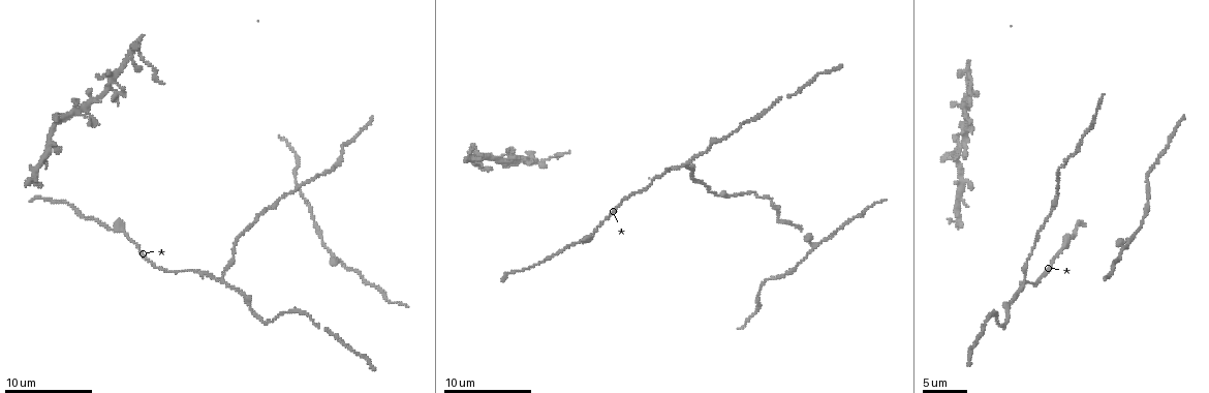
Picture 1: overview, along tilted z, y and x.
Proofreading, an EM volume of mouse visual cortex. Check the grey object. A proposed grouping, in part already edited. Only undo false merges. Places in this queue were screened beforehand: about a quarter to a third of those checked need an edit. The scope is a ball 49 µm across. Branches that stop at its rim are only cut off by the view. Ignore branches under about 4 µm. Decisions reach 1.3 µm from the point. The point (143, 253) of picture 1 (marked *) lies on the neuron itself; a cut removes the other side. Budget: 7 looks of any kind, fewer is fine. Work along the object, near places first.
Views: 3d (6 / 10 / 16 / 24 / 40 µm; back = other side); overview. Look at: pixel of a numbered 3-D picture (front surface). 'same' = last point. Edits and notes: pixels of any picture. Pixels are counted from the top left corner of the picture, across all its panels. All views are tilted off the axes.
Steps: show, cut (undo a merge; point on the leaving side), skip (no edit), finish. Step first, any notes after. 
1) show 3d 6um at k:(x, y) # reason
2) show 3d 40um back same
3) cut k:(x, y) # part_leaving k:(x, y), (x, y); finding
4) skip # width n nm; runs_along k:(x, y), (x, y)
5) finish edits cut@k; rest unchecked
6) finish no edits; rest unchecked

show 3d 10um at 1:(1078, 151)

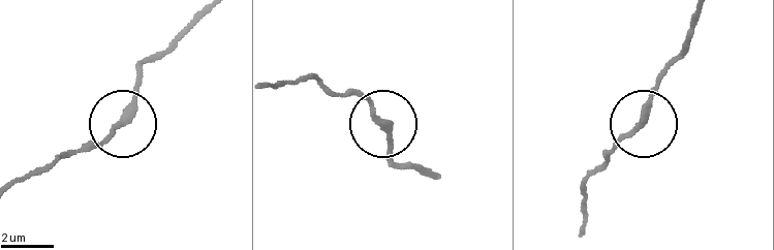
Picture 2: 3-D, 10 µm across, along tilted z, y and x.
skip # runs_along 2:(274, 84), (316, 76), (360, 95), (390, 147); all the same neuron

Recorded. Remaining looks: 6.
show 3d 10um at 1:(221, 278) # small branch off a trunk

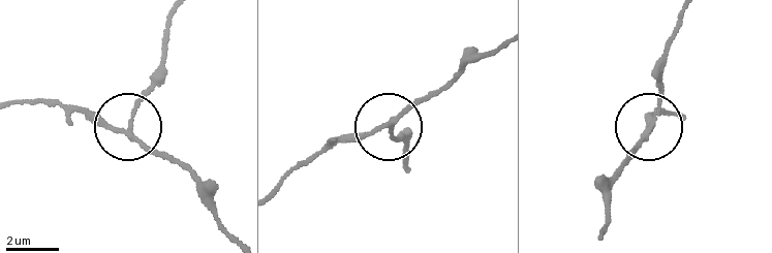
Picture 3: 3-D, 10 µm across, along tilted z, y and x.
skip # arms 3; runs_along 3:(277, 185), (337, 145), (395, 123), (433, 92); one neuron here

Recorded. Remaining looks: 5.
show 3d 10um at 1:(579, 243) # calibre changes

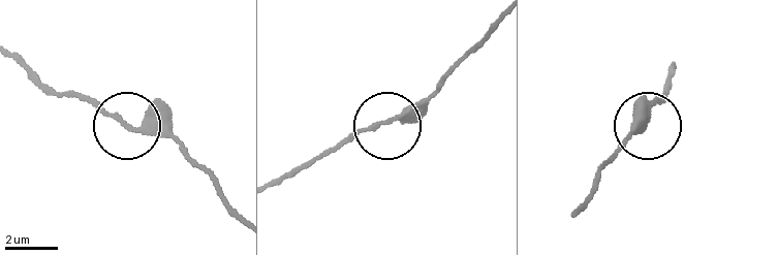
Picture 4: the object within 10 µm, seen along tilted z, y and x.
skip # runs_along 4:(228, 199), (211, 170), (177, 140), (116, 121), (80, 94); all the same neuron

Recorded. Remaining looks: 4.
finish no edits; rest unchecked

